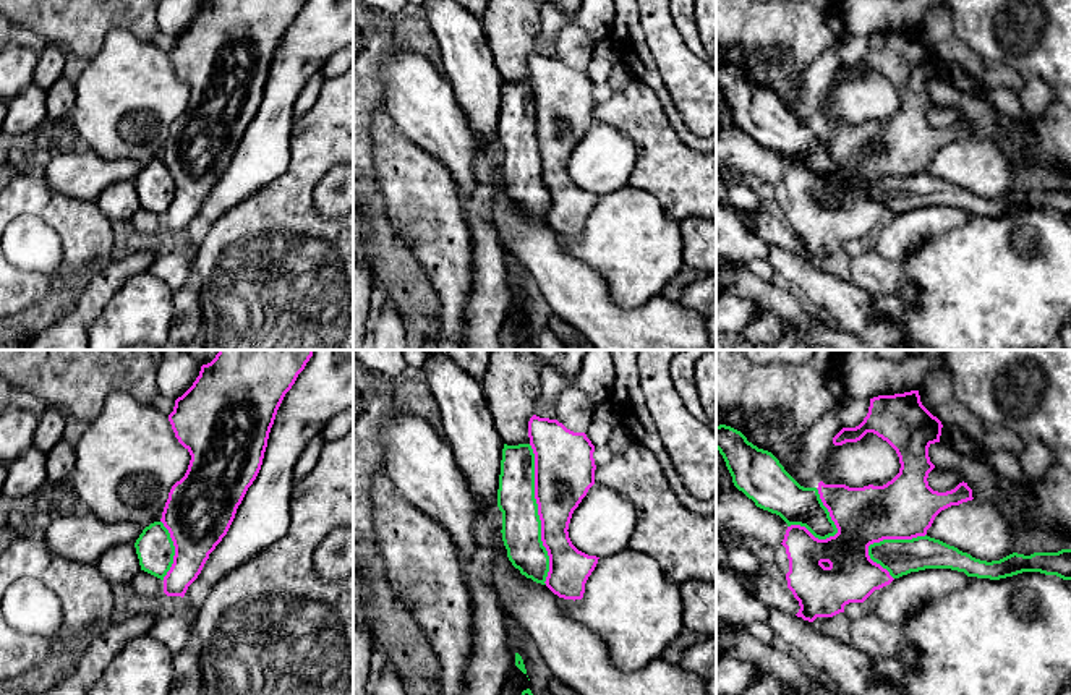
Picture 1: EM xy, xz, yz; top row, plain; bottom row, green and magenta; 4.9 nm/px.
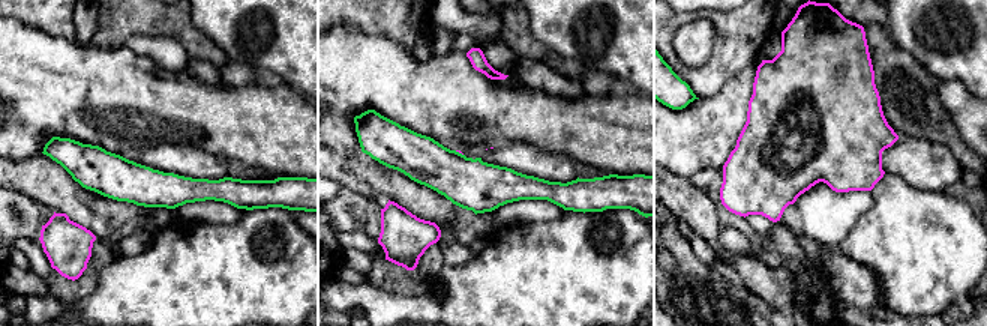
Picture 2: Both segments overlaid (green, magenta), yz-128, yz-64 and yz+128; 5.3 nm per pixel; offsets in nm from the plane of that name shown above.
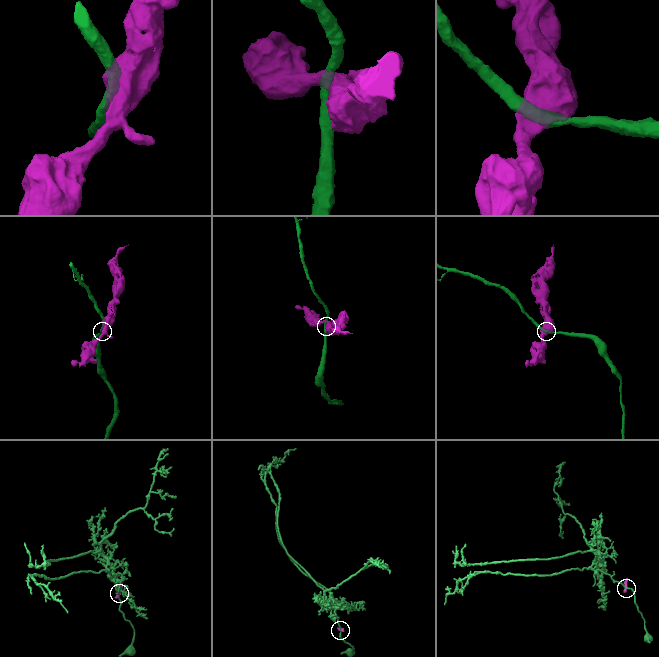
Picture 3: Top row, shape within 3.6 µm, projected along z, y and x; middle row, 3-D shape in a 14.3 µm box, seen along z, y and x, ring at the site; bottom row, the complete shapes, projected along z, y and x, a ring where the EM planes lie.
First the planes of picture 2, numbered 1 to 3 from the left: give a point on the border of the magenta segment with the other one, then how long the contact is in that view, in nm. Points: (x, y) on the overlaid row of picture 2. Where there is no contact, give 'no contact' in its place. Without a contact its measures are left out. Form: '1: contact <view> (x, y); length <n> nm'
1: no contact
2: contact yz-64 (458, 152); length 50 nm
3: no contact

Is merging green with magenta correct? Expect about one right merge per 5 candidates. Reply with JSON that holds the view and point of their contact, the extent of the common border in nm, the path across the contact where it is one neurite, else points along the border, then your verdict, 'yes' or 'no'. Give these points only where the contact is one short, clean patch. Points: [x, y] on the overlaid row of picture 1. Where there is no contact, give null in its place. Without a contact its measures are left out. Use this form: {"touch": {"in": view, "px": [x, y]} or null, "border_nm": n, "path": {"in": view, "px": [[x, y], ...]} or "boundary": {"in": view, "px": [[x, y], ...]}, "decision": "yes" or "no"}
{"touch": {"in": "xz", "px": [537, 514]}, "border_nm": 700, "decision": "no"}

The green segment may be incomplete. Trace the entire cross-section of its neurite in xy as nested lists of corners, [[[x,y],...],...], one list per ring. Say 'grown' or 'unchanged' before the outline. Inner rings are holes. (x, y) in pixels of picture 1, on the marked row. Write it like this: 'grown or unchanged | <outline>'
unchanged | [[[162,522],[143,530],[134,543],[141,570],[164,580],[173,564],[175,546]]]

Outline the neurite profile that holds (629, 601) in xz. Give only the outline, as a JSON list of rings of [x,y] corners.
[[[630,548],[600,557],[585,583],[583,598],[561,598],[561,604],[574,620],[590,627],[606,642],[612,664],[625,671],[637,671],[661,658],[684,630],[681,586],[664,575],[653,557]]]

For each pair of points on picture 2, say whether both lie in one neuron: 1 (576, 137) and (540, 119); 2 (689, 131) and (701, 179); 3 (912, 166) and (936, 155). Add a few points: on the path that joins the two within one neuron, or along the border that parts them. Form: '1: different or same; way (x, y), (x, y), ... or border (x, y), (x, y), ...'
1: same; way (567, 128), (549, 122)
2: different; border (716, 169), (698, 170), (690, 179)
3: same; way (918, 164), (930, 161)

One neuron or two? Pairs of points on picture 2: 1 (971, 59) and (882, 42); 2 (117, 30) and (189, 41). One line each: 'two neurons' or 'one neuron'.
1: two neurons
2: one neuron

